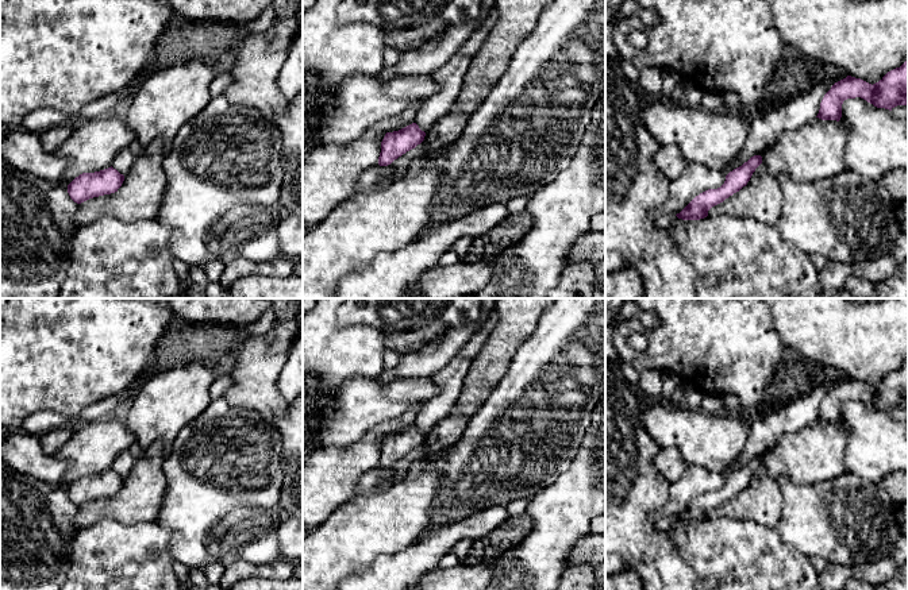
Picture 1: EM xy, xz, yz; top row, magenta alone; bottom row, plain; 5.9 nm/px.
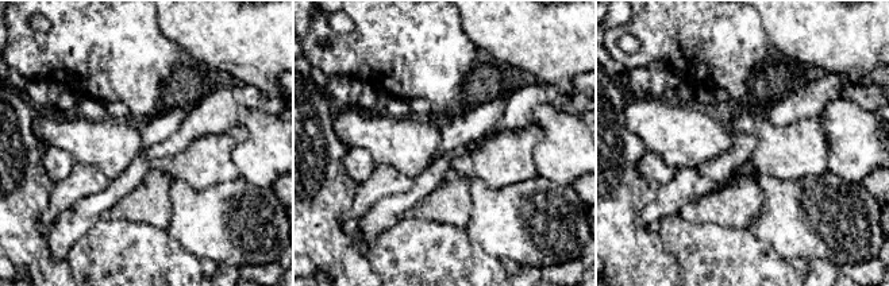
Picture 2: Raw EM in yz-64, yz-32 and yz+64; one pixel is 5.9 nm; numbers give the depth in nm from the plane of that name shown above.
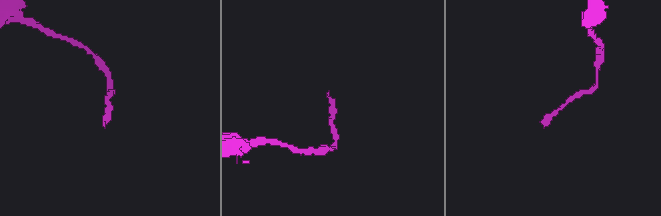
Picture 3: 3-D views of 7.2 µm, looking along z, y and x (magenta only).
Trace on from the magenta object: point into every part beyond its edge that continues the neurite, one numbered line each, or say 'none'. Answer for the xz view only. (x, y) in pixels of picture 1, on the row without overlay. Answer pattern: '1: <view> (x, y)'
none

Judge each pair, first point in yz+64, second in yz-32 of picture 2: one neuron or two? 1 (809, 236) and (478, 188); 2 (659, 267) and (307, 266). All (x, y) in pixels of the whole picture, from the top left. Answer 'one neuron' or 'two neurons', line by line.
1: one neuron
2: two neurons

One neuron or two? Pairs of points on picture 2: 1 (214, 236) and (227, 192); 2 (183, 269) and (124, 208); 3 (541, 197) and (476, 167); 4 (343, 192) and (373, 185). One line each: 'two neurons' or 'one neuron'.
1: one neuron
2: two neurons
3: two neurons
4: two neurons

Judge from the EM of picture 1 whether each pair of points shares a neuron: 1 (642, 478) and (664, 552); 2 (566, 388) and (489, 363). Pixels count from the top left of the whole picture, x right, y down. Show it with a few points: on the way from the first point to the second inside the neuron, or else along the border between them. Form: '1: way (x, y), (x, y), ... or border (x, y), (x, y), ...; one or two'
1: way (642, 497), (642, 531), (645, 533); one
2: border (524, 342), (489, 396); two

